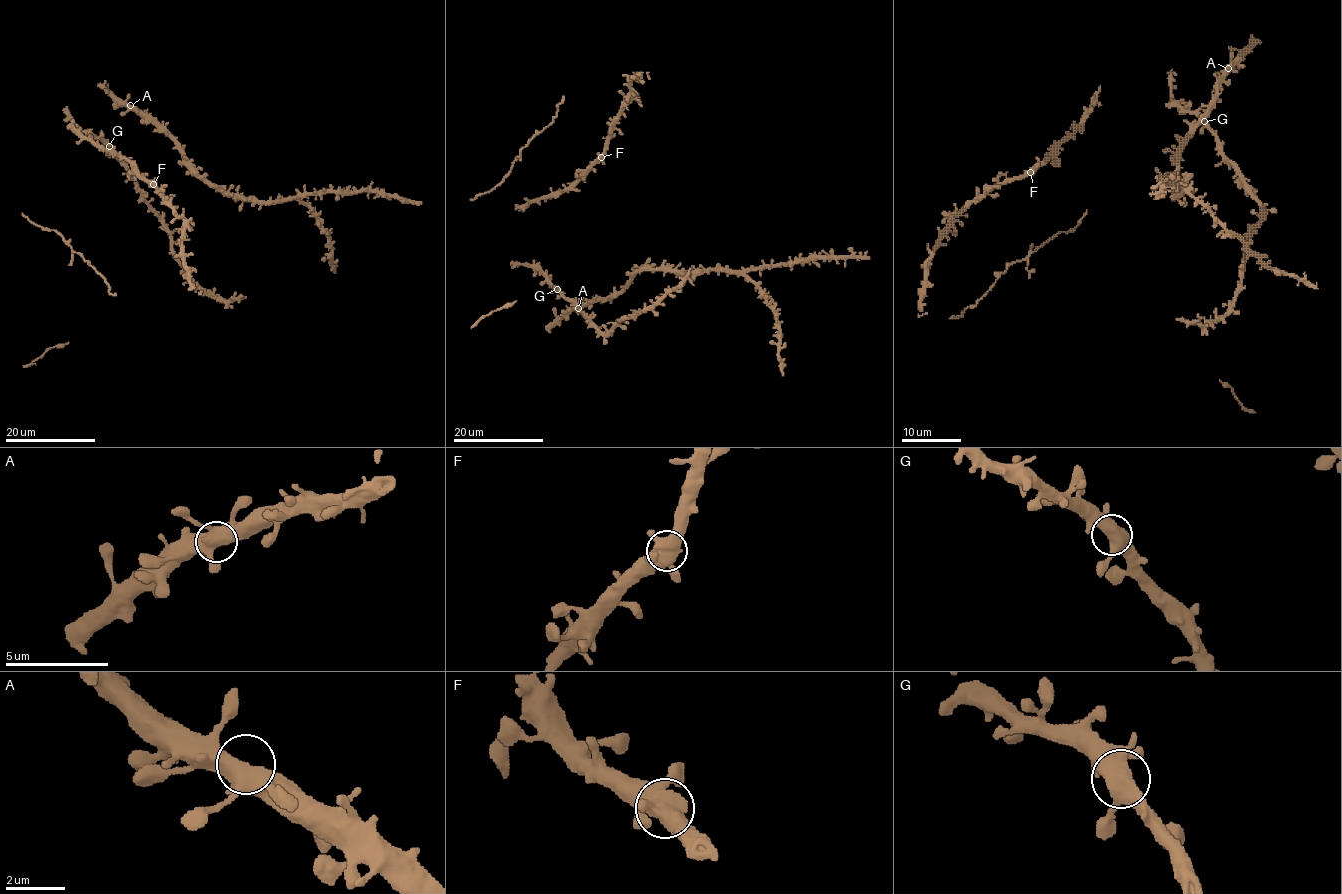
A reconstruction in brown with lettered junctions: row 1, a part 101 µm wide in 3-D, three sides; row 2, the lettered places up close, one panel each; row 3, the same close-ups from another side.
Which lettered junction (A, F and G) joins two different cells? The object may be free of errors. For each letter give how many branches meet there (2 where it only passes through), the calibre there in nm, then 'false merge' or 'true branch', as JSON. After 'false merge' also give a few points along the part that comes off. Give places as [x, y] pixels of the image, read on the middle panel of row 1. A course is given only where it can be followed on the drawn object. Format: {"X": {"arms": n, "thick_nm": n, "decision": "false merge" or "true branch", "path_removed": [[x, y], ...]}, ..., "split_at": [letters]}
{"A": {"arms": 5, "thick_nm": 480, "decision": "true branch"}, "F": {"arms": 5, "thick_nm": 550, "decision": "true branch"}, "G": {"arms": 5, "thick_nm": 550, "decision": "true branch"}, "split_at": []}

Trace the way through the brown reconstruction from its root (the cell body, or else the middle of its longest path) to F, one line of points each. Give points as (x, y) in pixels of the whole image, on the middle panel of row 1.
F: (529, 205), (546, 199), (551, 193), (566, 191), (601, 157)

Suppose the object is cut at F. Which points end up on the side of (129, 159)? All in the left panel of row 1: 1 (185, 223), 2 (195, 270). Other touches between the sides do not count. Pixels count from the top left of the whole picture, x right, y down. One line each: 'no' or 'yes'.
1: no
2: no

